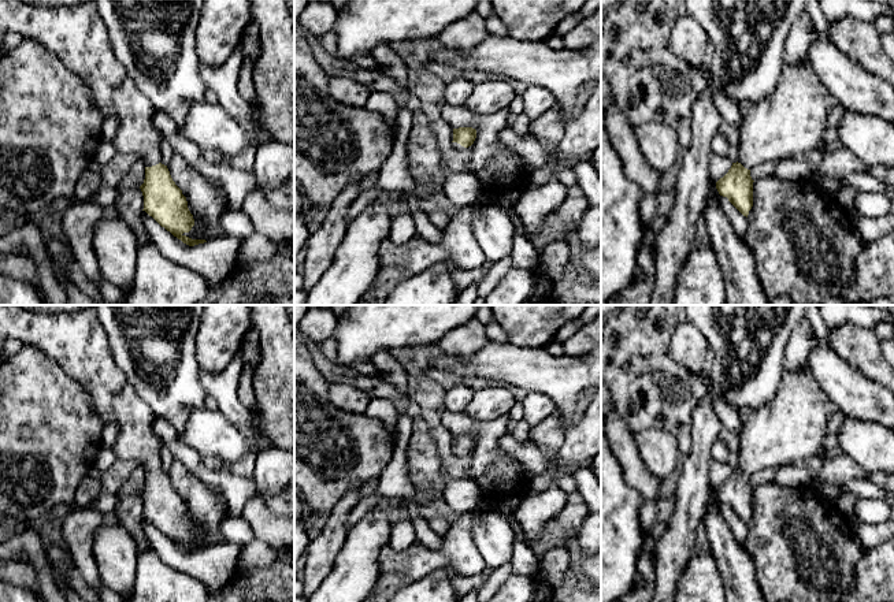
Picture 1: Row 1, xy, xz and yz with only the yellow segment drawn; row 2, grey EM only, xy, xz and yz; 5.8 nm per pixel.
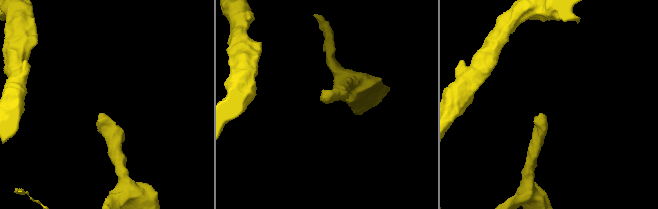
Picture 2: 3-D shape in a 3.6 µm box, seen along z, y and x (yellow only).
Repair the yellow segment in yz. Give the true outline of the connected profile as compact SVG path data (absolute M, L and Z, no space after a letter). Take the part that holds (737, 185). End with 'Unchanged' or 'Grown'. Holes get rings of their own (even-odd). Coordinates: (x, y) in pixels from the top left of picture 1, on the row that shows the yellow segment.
M808 59L798 63L783 63L775 90L758 103L737 103L741 111L738 161L716 182L720 196L748 218L753 207L753 179L750 170L767 161L801 159L819 149L827 129L827 116L838 105L838 100L820 81Z. Grown

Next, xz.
M472 127L453 129L453 148L460 153L464 152L468 146L471 146L475 138L476 130Z. Grown

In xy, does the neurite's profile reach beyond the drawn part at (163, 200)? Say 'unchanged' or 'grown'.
grown

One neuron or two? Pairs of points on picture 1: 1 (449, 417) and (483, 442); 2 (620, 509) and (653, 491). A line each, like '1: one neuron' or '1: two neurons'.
1: one neuron
2: two neurons

